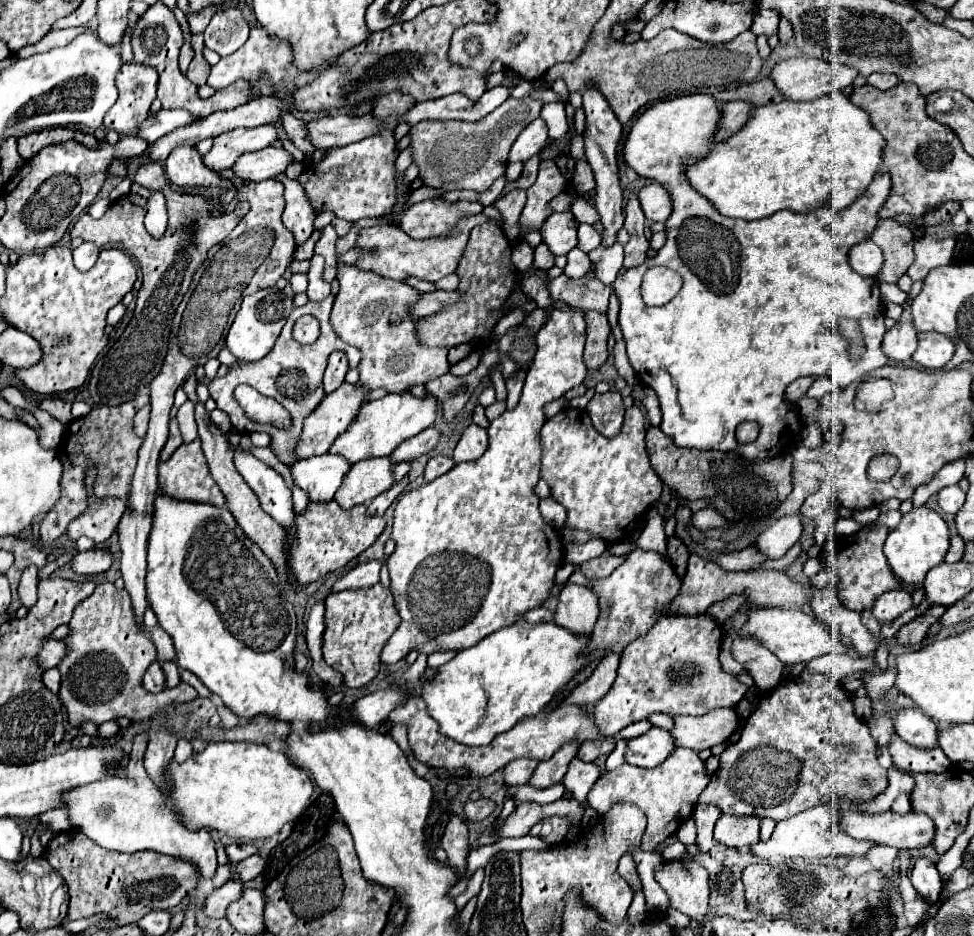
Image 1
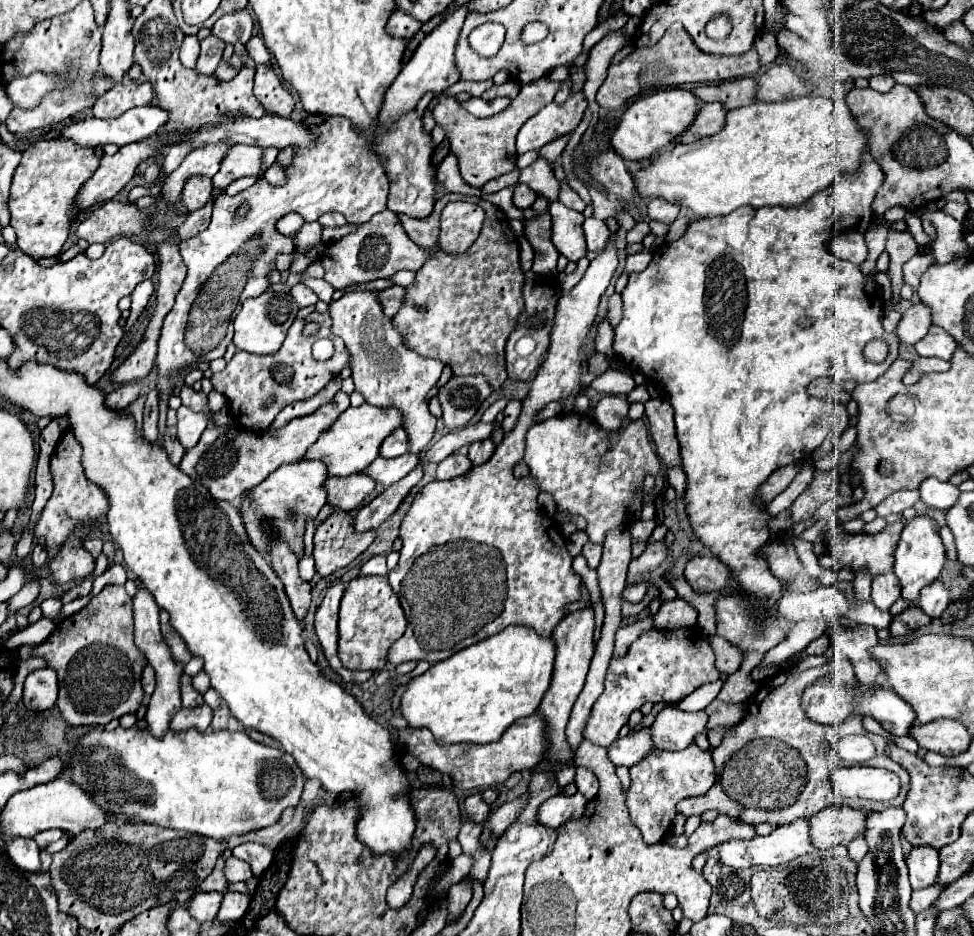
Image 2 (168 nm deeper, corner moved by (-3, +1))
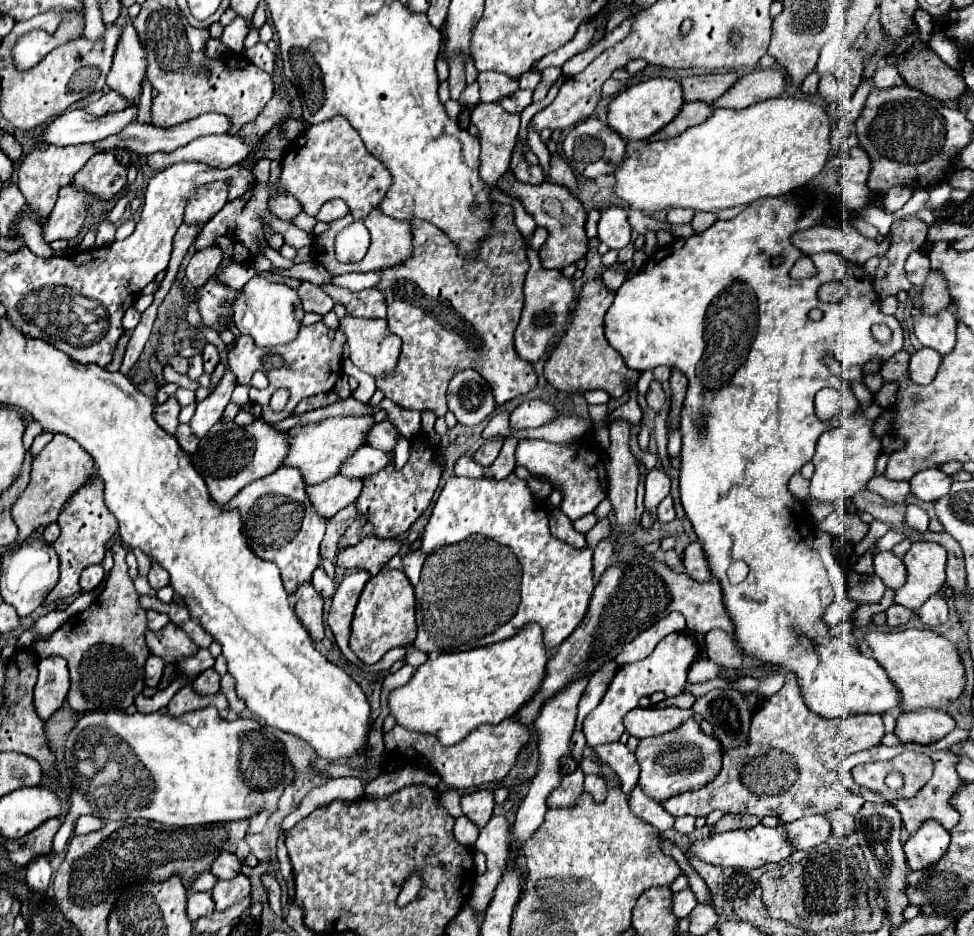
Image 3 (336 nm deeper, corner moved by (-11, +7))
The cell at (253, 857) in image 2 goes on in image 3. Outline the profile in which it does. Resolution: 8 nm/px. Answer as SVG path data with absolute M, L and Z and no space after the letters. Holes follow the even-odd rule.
M264 874L262 876L262 882L264 882L264 888L268 892L268 902L270 902L270 908L272 912L278 916L278 918L284 918L284 912L282 912L282 890L280 890L280 884L276 882L276 878Z

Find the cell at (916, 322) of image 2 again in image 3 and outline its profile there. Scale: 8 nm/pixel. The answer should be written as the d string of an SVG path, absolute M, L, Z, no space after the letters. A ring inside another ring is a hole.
M930 270L930 276L924 282L922 288L922 304L924 304L924 312L926 314L934 314L942 308L948 308L952 302L950 292L948 292L948 284L946 278L938 272L938 270Z

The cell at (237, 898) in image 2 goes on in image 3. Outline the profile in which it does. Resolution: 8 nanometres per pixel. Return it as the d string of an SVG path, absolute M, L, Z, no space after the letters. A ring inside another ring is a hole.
M238 874L234 880L220 880L212 888L212 900L216 910L226 910L230 904L238 902L242 896L250 894L250 880L244 874Z

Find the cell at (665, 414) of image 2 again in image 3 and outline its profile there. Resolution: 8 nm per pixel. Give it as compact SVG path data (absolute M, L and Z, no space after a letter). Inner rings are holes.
M658 380L650 382L648 394L646 394L646 402L648 402L648 408L656 408L656 410L664 408L664 404L666 404L666 392L662 390L662 384Z

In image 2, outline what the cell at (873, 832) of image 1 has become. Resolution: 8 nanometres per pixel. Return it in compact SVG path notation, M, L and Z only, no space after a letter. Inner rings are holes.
M828 806L810 818L814 846L820 850L848 844L858 836L864 836L866 822L872 810L850 806Z

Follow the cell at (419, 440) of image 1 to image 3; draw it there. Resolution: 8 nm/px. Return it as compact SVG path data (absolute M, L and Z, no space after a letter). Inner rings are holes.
M382 420L382 422L376 422L370 426L370 430L366 434L366 444L372 448L390 452L396 446L396 438L398 438L398 432L390 424L390 420Z

